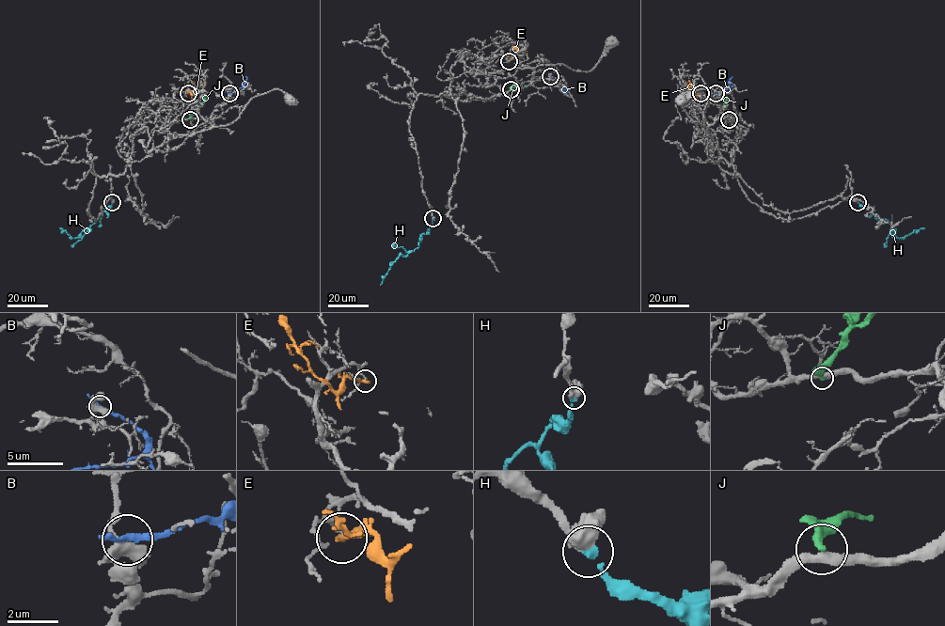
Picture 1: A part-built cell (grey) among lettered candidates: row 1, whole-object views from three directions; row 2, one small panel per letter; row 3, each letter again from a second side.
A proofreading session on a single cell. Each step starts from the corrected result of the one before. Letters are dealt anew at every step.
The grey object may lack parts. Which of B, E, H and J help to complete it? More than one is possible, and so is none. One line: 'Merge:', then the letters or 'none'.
Merge: H

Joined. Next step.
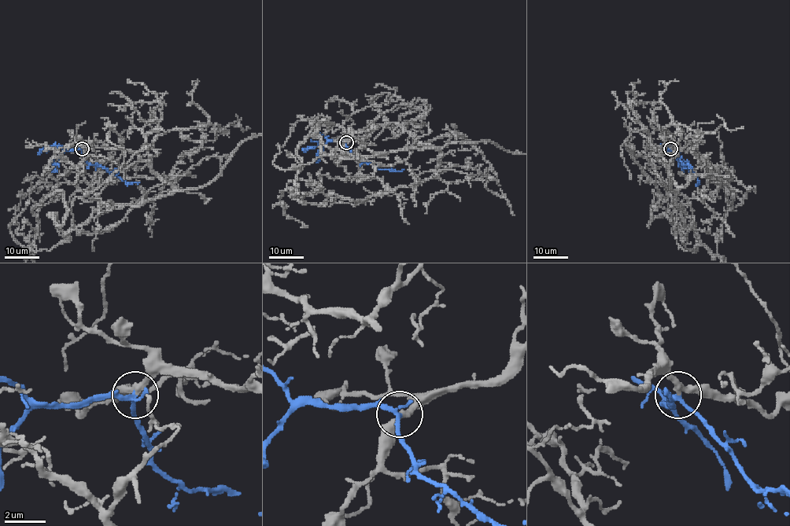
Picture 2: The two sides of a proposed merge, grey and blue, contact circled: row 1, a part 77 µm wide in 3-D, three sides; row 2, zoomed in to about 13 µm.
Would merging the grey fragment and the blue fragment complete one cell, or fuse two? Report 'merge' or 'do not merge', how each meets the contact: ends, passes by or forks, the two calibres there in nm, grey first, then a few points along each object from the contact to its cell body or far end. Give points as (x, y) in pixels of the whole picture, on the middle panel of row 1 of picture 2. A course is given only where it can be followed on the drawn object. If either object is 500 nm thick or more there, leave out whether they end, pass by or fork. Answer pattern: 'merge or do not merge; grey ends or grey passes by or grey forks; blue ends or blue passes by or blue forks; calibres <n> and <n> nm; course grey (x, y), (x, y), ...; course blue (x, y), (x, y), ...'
merge; grey passes by; blue forks; calibres 280 and 170 nm; course blue (346, 141), (351, 153), (377, 169), (404, 169)

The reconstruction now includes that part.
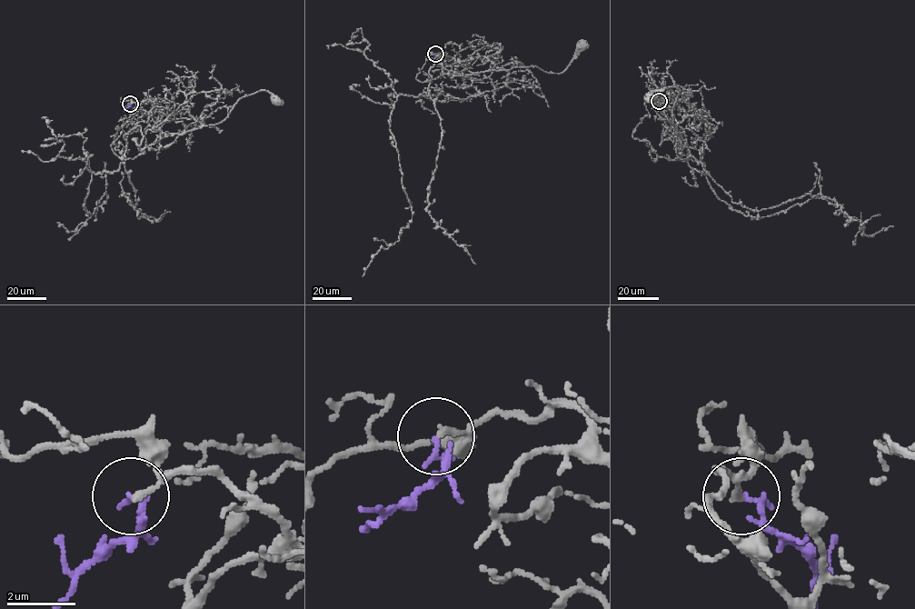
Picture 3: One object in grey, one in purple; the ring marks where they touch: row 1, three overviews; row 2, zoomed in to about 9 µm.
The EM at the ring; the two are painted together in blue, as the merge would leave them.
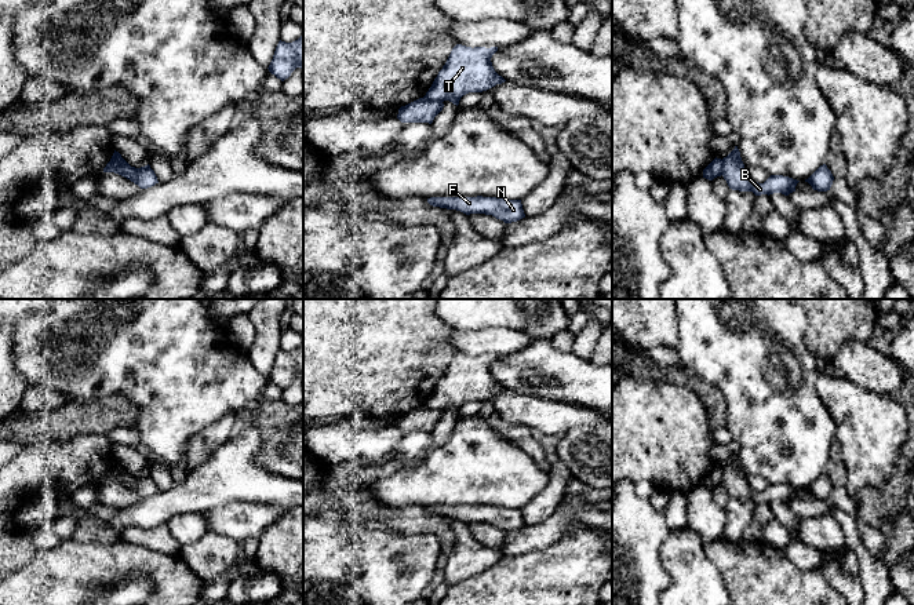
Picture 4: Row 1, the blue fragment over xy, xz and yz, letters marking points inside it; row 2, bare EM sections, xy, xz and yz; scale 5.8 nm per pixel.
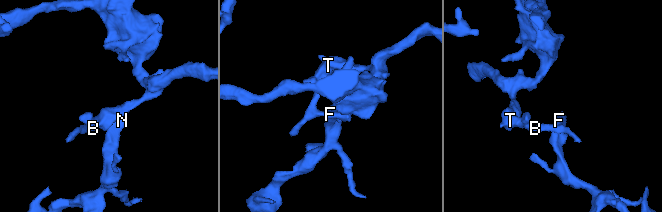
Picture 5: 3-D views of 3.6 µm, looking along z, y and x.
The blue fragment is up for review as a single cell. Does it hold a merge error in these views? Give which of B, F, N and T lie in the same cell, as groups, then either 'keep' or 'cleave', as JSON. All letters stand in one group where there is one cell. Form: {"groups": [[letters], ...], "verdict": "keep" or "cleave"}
{"groups": [["B", "F", "N"], ["T"]], "verdict": "cleave"}

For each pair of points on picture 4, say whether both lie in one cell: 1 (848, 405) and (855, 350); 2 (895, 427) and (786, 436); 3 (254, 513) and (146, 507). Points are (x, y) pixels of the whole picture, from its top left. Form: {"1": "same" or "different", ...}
{"1": "different", "2": "different", "3": "different"}

